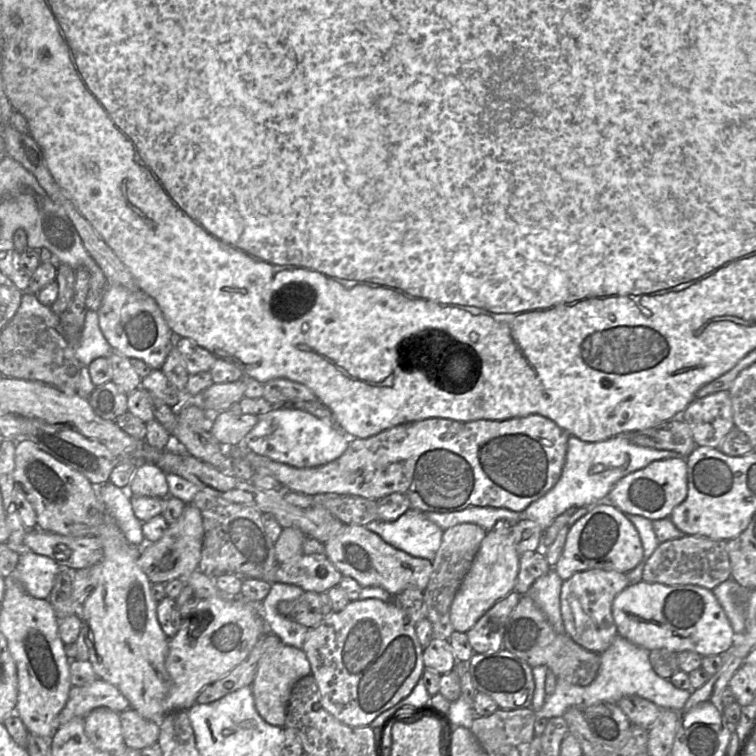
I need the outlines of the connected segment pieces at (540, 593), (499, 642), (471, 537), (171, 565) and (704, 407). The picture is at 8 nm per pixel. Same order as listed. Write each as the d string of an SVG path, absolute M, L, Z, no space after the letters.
M553 567L539 577L530 587L527 594L546 616L557 633L565 633L560 609L560 594L563 580Z
M515 591L509 593L466 632L475 653L493 653L503 648L506 623L520 598L521 595Z
M473 523L459 524L443 531L441 545L432 561L429 583L424 591L427 618L432 624L434 638L449 640L454 632L450 621L450 607L486 534L485 529Z
M187 504L176 522L168 525L163 536L155 543L143 546L137 563L152 584L167 584L171 580L184 580L198 569L204 540L204 527L201 511Z
M729 392L695 398L677 418L688 424L696 446L718 448L734 427Z

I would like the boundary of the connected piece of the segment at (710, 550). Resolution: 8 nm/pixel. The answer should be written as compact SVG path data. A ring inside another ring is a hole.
M685 535L660 543L645 564L642 581L665 585L697 585L712 590L731 578L727 541Z

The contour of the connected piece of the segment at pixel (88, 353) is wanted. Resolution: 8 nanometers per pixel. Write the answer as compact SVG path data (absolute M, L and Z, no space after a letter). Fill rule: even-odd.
M88 309L80 338L76 343L68 344L76 359L84 366L88 366L96 358L108 358L113 351L99 328L97 312Z

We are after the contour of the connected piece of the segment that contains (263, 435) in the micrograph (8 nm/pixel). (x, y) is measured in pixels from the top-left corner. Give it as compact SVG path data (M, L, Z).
M279 408L264 415L257 415L259 420L246 435L243 446L246 450L265 456L273 461L296 468L313 468L325 465L339 458L348 448L350 438L334 424L321 420L305 410Z

